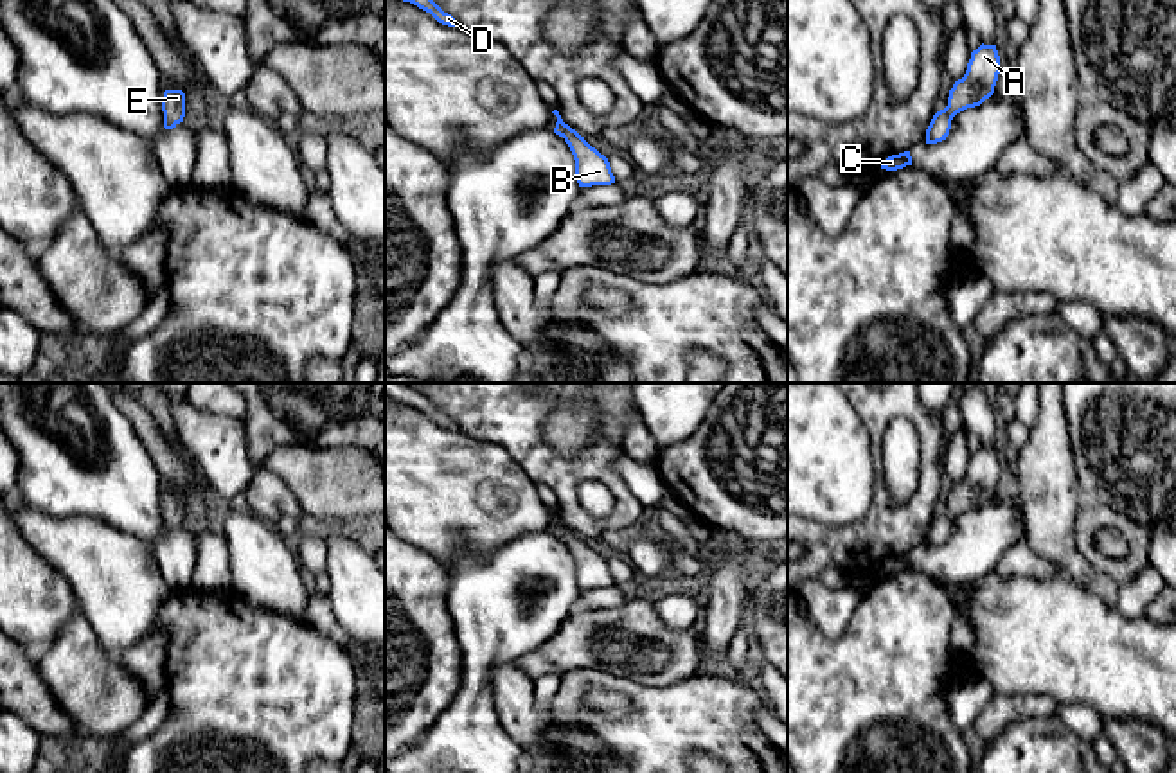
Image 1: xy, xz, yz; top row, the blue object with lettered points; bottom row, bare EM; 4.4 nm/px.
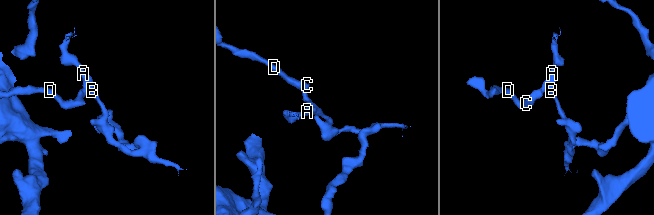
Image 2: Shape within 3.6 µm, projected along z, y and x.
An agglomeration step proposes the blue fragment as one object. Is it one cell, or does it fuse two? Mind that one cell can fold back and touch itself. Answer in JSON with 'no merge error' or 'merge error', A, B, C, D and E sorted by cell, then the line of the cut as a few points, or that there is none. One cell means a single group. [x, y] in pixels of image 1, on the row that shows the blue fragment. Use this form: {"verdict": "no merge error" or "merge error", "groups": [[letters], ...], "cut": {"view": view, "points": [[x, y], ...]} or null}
{"verdict": "no merge error", "groups": [["A", "B", "C", "D", "E"]], "cut": null}

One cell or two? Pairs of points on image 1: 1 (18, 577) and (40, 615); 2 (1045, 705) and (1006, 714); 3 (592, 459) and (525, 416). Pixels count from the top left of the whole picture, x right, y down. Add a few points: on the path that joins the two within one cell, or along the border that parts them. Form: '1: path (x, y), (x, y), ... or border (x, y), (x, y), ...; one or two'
1: path (18, 586), (31, 606); one
2: path (1036, 705), (1015, 707); one
3: path (570, 464), (554, 464), (527, 437); one

